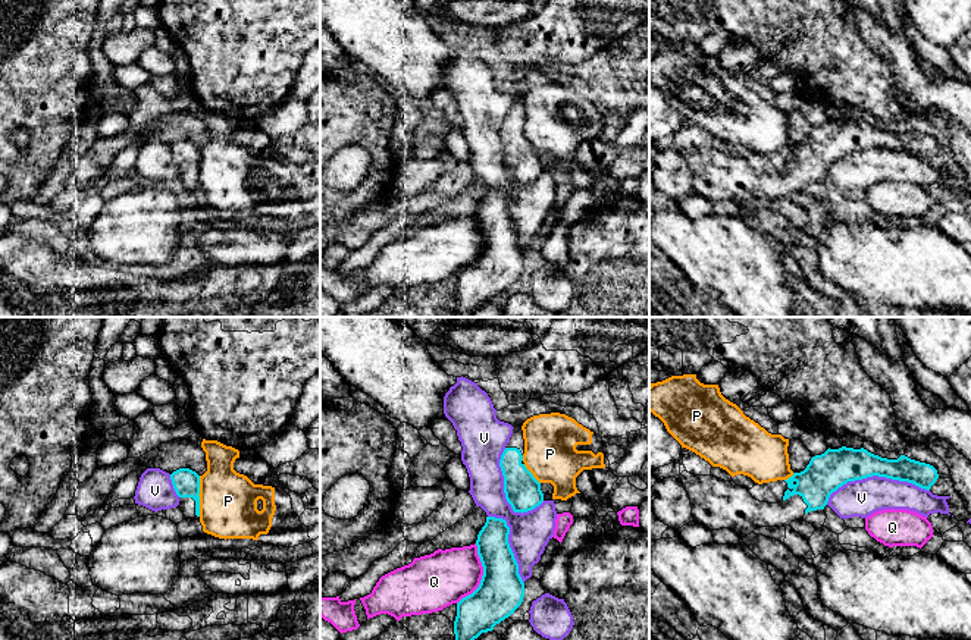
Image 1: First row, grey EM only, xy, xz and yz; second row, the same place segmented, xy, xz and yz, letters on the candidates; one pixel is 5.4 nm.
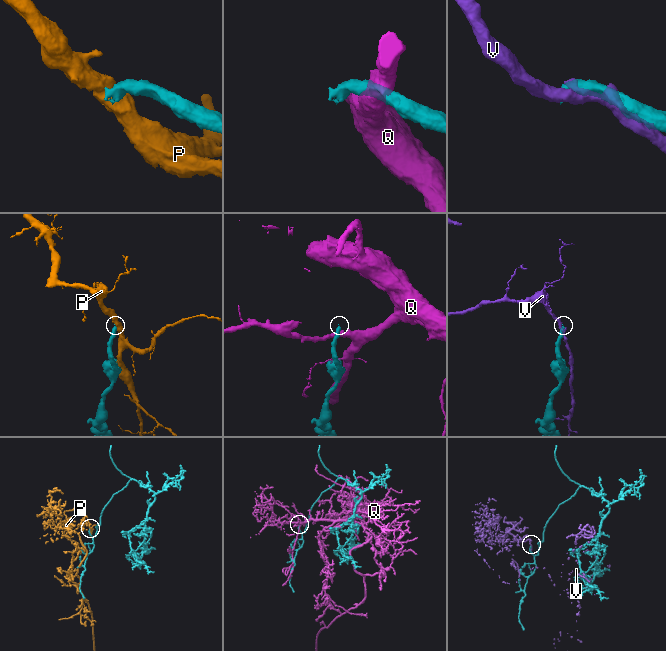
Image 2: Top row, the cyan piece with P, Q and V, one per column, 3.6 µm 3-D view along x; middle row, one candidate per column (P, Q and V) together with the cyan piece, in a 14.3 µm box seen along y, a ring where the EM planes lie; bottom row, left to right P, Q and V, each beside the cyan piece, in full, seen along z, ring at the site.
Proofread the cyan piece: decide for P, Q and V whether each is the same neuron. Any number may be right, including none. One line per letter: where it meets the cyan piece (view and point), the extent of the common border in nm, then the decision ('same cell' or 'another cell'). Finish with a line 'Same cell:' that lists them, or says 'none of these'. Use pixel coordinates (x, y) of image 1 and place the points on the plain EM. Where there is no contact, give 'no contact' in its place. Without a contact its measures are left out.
P: contact xy (199, 168); length 220 nm; another cell
Q: contact xz (482, 247); length 360 nm; another cell
V: contact yz (874, 146); length 550 nm; another cell
Same cell: none of these

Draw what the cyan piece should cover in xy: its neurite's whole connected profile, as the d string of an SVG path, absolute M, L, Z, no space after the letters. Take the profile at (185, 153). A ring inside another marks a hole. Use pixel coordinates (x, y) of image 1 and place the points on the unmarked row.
M179 139L170 145L170 151L185 189L200 188L200 147L189 139Z

